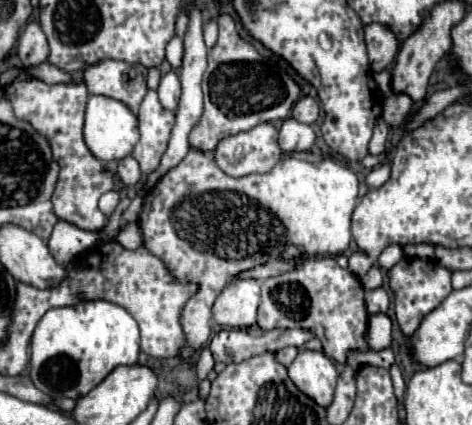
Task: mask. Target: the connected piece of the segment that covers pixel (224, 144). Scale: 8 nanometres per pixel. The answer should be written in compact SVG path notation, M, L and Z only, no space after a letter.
M272 123L256 125L250 131L230 135L216 147L216 163L230 177L270 171L280 159L278 131Z

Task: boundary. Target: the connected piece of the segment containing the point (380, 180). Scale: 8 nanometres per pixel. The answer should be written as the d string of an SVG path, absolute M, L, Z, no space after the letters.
M384 163L380 167L374 167L368 175L366 175L366 185L370 189L376 189L376 187L382 187L386 181L388 181L388 175L390 175L390 163Z

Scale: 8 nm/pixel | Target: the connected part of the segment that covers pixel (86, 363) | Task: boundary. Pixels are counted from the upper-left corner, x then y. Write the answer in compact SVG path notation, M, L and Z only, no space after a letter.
M84 299L70 307L50 309L34 329L30 351L32 383L52 399L78 399L116 367L138 363L140 331L134 317L122 307L104 299Z

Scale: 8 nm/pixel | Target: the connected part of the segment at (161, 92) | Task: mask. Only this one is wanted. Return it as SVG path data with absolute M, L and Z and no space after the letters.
M168 71L166 75L162 75L160 85L158 85L158 99L162 103L164 109L174 111L178 107L178 99L180 99L180 79L174 71Z

